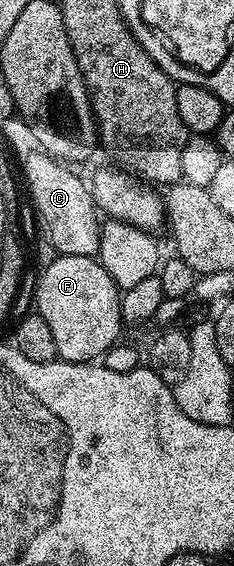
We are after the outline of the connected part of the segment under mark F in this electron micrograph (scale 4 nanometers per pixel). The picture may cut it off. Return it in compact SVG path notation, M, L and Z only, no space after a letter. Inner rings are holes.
M57 255L45 267L37 283L36 314L47 321L55 336L57 359L66 363L91 363L100 360L122 337L121 291L111 281L107 269L91 255Z

